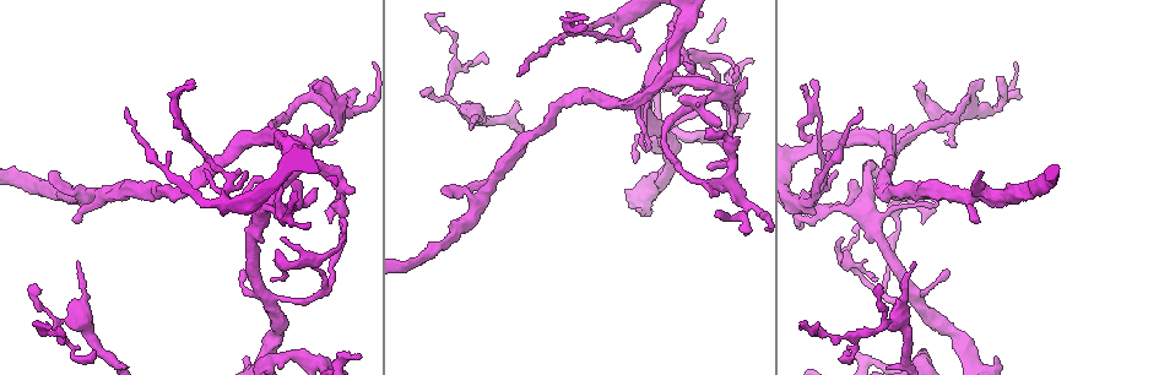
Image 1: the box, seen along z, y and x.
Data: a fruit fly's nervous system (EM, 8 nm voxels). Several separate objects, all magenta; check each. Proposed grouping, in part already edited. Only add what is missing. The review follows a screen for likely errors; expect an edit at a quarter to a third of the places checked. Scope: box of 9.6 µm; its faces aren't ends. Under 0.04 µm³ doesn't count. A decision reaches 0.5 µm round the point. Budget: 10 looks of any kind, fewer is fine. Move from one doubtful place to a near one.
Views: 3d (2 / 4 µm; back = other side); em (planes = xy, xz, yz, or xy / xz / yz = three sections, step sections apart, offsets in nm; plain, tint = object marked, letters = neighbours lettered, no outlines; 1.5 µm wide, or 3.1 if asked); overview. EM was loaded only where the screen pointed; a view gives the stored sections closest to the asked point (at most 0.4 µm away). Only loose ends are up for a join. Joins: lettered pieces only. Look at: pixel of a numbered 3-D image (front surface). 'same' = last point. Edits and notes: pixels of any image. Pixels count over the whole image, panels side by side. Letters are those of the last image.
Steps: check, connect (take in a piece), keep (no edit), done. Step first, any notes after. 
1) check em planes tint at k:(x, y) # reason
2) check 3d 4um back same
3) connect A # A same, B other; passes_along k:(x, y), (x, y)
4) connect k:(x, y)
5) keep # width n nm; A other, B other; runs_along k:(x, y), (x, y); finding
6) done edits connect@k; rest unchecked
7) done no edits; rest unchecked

check 3d 2um at 1:(74, 221) # free end

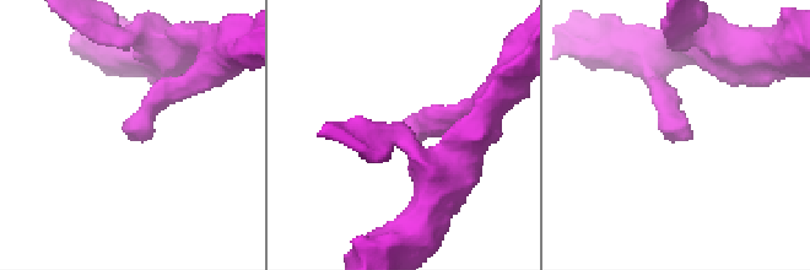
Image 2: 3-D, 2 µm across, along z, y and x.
check em planes letters at 2:(124, 131) # shape alone is not enough

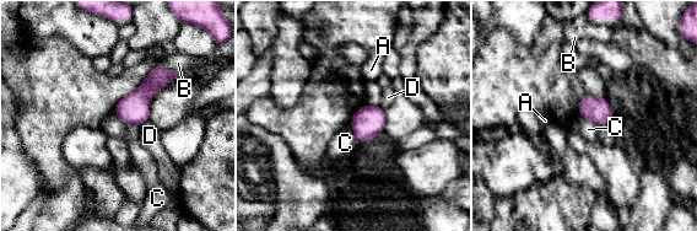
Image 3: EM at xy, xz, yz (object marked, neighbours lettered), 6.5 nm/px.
keep # width 160 nm; A other, B other, C other, D other; border 3:(350, 122), (351, 129), (360, 141); no lettered piece goes on from it

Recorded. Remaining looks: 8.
check 3d 2um at 1:(708, 129) # an open end

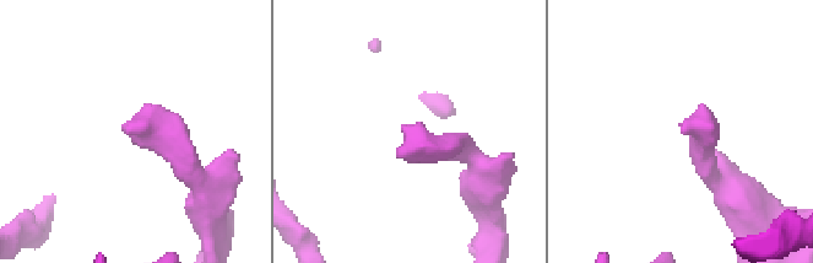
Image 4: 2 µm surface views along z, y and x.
check em planes letters at 4:(683, 130) # shape alone is not enough

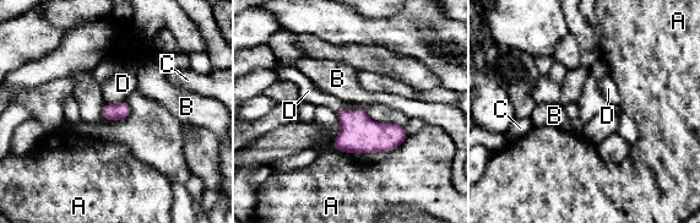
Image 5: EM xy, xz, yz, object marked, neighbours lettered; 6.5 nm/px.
keep # longest_contact D 140 nm; A other, B other, C other, D other; none of them fits

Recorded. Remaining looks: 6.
check 3d 4um at 1:(241, 272) # tapers out

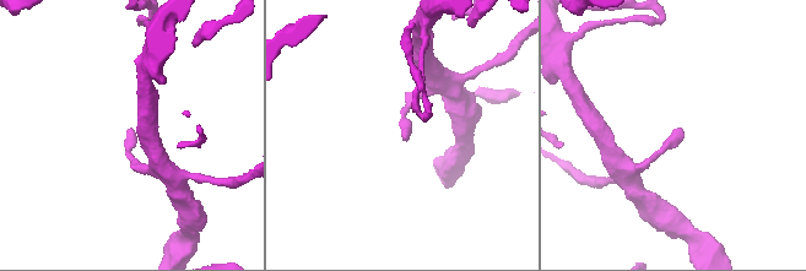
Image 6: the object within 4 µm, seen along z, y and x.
check em planes letters at 6:(405, 132) # now the EM

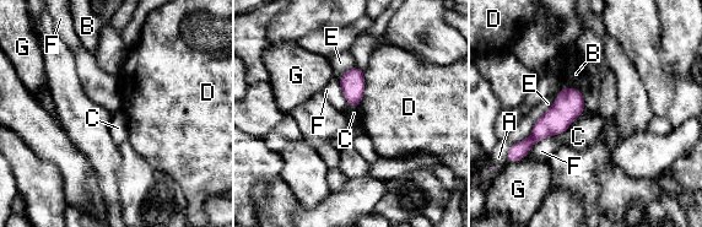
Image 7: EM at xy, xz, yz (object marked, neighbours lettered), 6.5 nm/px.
keep # longest_contact E 480 nm; A other, B other, C other, D other, E other, F other, G other; none of them fits

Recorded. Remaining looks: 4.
check em xy step 4 tint at 1:(245, 173) # tapers out

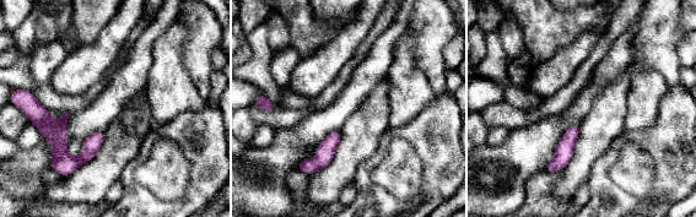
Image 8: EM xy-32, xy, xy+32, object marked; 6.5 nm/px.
check em planes letters same

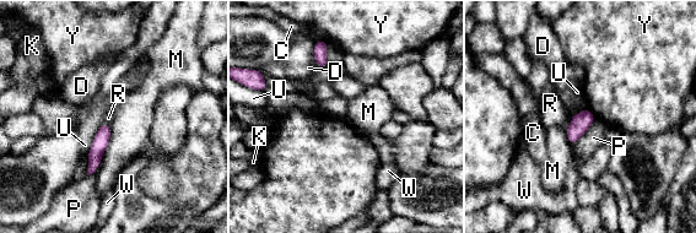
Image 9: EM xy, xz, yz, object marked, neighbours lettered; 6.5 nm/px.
keep # width 80 nm; C other, D other, K other, M other, P other, R other, U other, W other, Y other; border 9:(587, 108), (571, 119), (570, 145); none of them fits

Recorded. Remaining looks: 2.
done no edits; rest unchecked

